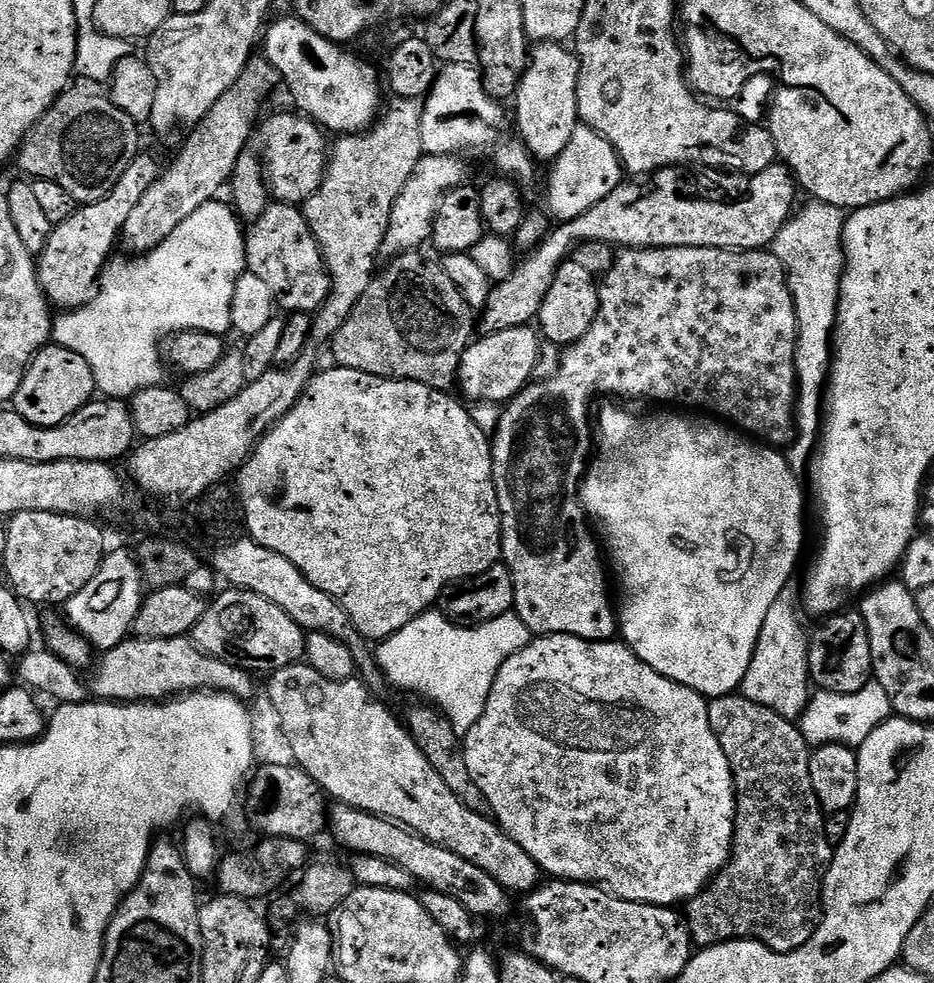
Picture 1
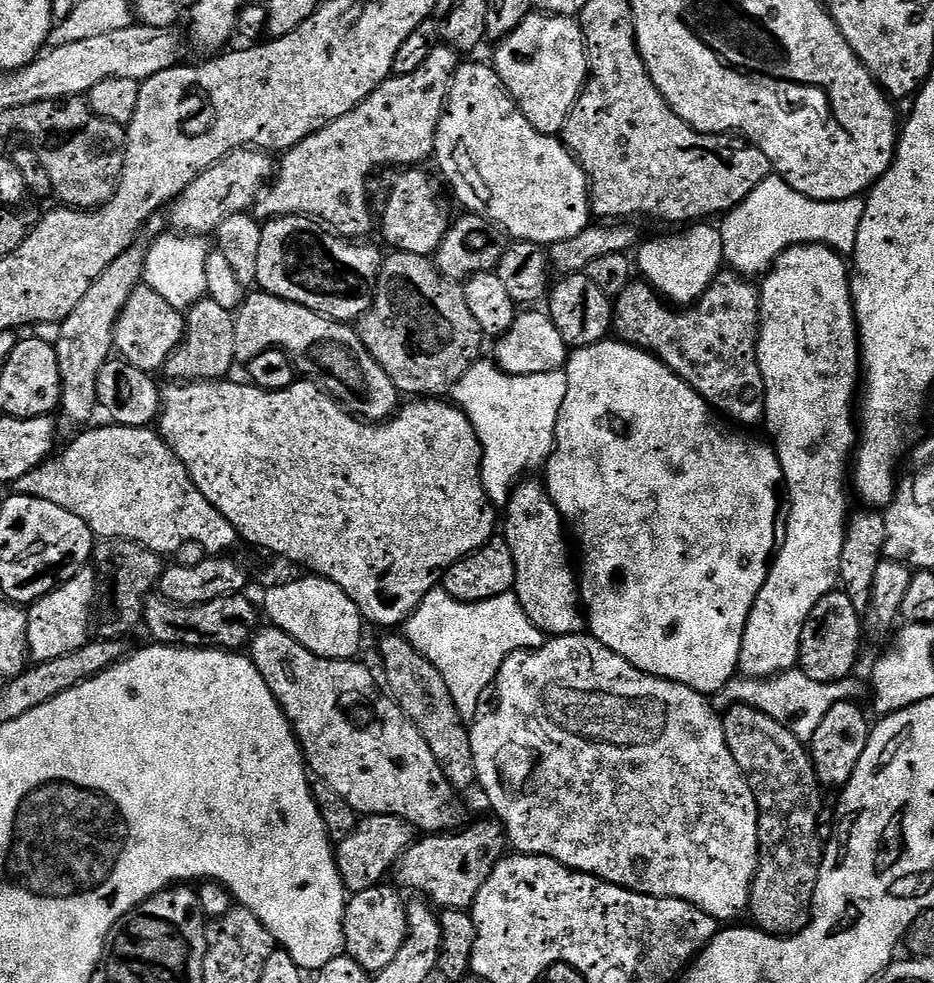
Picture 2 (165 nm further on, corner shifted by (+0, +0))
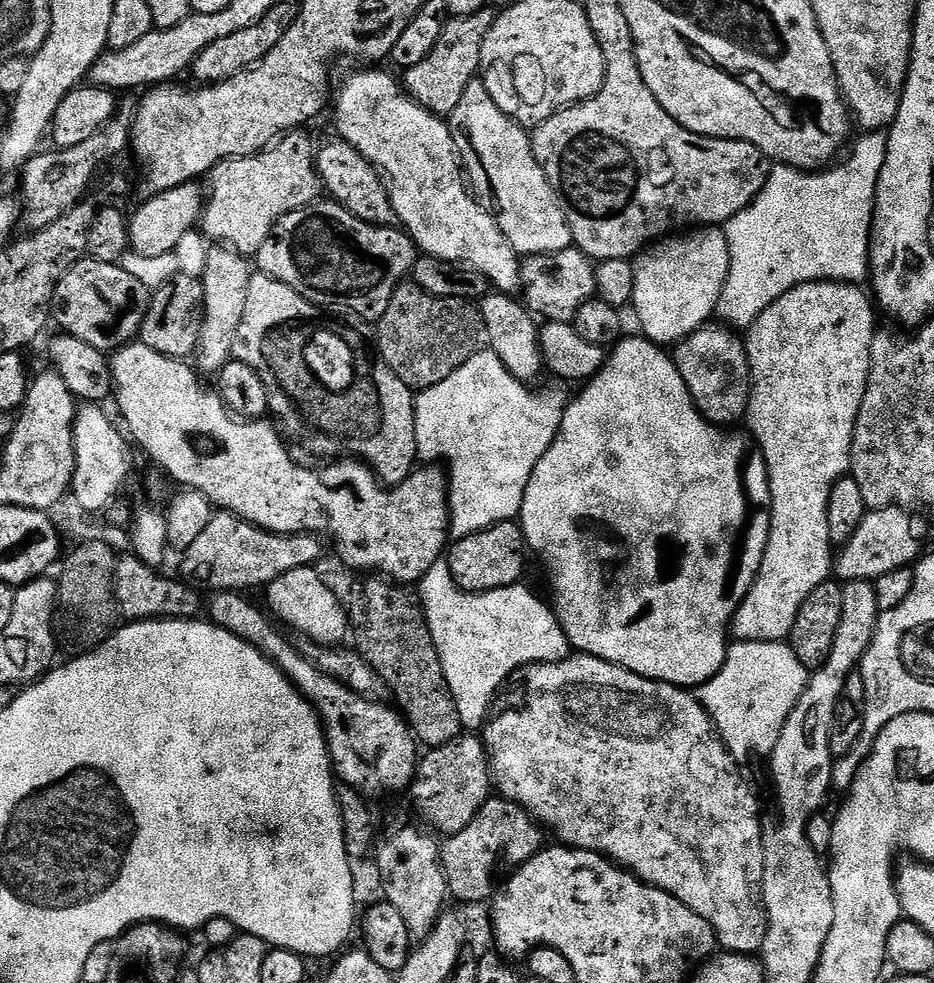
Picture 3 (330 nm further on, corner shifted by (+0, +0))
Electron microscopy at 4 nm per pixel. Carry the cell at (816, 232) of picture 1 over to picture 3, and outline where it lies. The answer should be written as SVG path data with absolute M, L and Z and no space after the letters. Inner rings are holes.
M815 280L809 284L795 284L786 294L782 294L782 298L778 298L778 302L766 306L766 310L762 310L762 314L758 314L758 318L753 322L751 328L747 329L744 349L748 355L748 365L752 375L752 393L748 399L746 425L748 424L747 431L756 441L757 448L760 448L764 455L768 481L770 482L772 509L770 510L770 534L766 542L766 554L762 554L762 566L758 570L746 598L732 615L730 632L736 640L749 640L750 642L787 641L791 637L794 618L798 614L802 602L806 602L806 598L810 598L810 593L826 583L833 575L834 545L830 538L830 522L826 522L826 506L830 500L830 490L843 476L849 475L852 466L854 426L858 422L858 410L862 410L862 398L866 398L870 354L872 353L872 343L878 331L878 325L876 325L877 309L874 307L869 293L867 291L864 293L862 289L863 287L855 284L839 284L837 280Z

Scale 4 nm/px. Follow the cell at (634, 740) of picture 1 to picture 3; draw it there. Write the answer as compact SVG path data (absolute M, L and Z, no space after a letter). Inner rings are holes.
M569 654L564 660L529 664L523 669L524 705L513 712L493 715L482 732L484 746L488 750L488 767L492 770L492 783L495 791L506 800L513 800L522 806L545 829L557 836L561 845L581 848L606 856L621 868L632 873L646 884L666 890L678 902L690 906L694 914L706 918L716 931L719 947L725 952L741 954L759 953L766 938L768 919L764 916L764 905L760 894L764 855L762 854L762 815L760 804L754 793L748 789L746 781L740 777L737 761L733 760L728 747L720 741L720 735L708 717L708 711L689 689L677 688L661 680L651 680L634 674L617 664L606 662L597 656Z

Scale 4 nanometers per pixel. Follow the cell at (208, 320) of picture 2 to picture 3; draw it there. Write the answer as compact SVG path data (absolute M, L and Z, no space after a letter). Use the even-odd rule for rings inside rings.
M173 276L163 288L151 293L148 313L140 327L139 343L150 346L150 350L158 350L158 354L173 356L175 360L191 357L200 335L203 302L204 282L201 277Z

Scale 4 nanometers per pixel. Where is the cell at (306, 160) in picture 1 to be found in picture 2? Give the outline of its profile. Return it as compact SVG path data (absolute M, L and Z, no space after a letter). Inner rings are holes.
M251 146L234 150L226 154L226 158L214 162L210 170L198 174L198 178L194 178L194 182L190 182L190 186L186 186L186 190L182 190L182 194L172 201L171 227L173 224L177 233L186 236L207 237L215 233L228 216L248 212L260 199L273 176L274 160L267 151Z

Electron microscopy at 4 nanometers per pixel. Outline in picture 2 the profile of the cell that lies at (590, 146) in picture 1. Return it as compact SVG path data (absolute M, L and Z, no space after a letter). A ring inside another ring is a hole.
M464 62L454 74L436 131L434 164L440 167L439 175L446 184L448 179L453 194L464 207L461 209L494 221L512 240L529 240L551 246L566 238L574 238L574 234L582 234L582 230L589 227L590 197L584 167L568 151L563 139L542 134L526 122L526 114L522 114L512 101L512 95L491 63Z

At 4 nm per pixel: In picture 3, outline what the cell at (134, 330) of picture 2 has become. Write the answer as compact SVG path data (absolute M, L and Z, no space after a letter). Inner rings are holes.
M85 258L57 282L52 295L51 319L60 327L57 329L61 333L111 354L139 337L149 301L150 289L119 263L107 264Z

